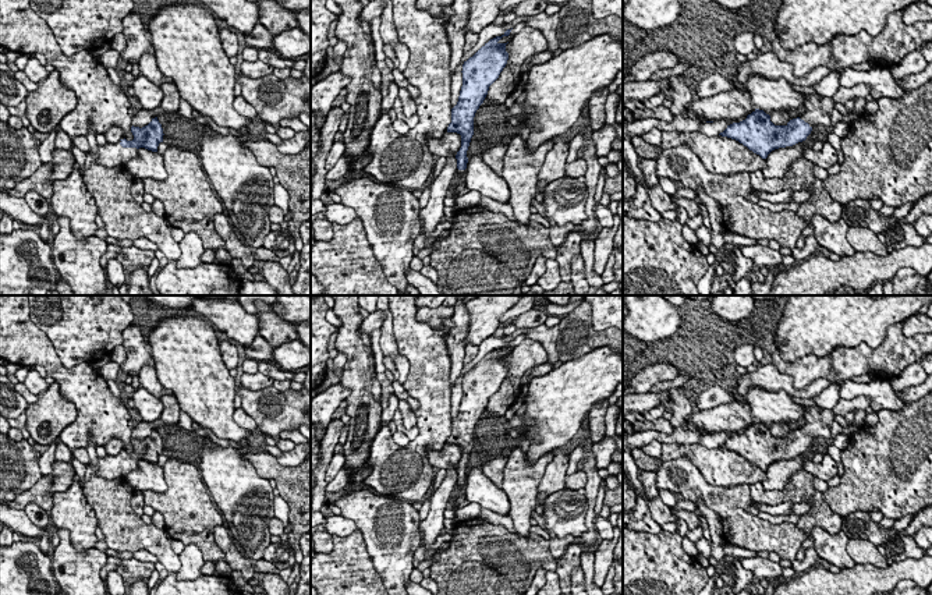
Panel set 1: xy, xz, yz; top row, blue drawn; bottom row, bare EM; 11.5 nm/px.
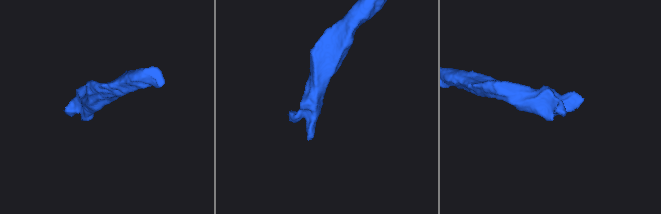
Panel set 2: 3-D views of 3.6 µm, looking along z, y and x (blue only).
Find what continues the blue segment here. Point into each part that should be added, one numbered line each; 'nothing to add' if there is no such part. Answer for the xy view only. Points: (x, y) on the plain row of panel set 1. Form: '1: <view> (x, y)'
1: xy (109, 467)

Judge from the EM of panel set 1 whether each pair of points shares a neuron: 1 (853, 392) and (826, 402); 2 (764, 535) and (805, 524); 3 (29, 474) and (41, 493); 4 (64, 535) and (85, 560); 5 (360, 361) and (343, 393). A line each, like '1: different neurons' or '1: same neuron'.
1: different neurons
2: different neurons
3: different neurons
4: same neuron
5: different neurons

